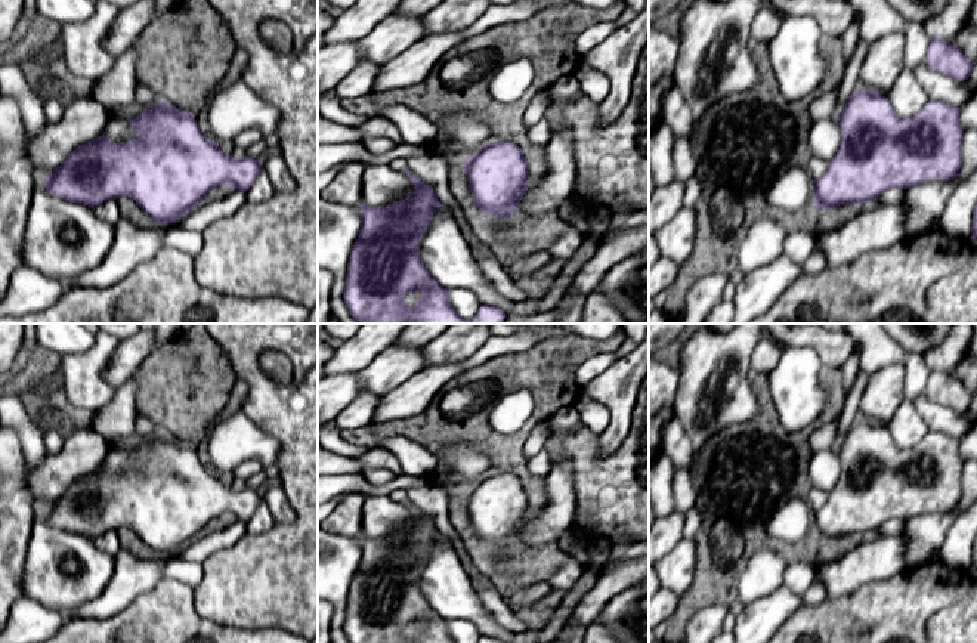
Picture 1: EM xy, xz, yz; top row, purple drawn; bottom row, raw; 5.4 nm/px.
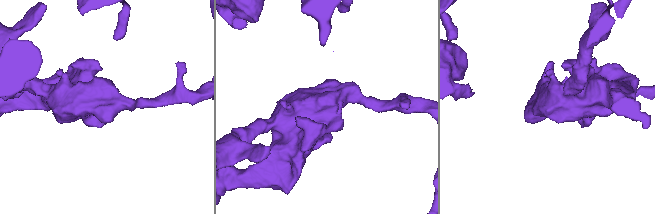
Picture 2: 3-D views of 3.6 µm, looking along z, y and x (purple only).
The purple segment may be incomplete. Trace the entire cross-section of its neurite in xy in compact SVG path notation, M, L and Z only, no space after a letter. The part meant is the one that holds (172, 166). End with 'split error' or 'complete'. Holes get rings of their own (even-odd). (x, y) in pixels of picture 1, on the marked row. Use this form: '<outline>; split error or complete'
M161 101L152 109L143 109L140 115L129 120L132 129L137 133L136 140L127 143L112 143L102 133L75 151L67 160L43 179L44 188L55 197L78 203L83 205L99 205L109 198L130 197L136 204L158 223L171 223L189 213L214 188L231 186L247 191L263 169L262 160L248 157L234 158L225 155L219 145L207 139L191 112L182 111Z; complete

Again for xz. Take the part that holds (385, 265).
M408 171L414 185L414 192L402 200L383 207L370 207L364 203L358 205L361 214L361 231L350 251L344 287L344 303L350 315L359 324L503 324L505 313L495 306L480 305L477 313L470 318L461 318L449 303L449 291L439 285L429 273L420 256L420 239L427 229L433 214L443 207L430 185L423 183L417 176ZM420 291L421 296L415 306L405 305L405 296Z; complete

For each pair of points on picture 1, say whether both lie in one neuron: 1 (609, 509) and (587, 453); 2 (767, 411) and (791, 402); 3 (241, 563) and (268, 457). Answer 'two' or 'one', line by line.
1: one
2: two
3: two

